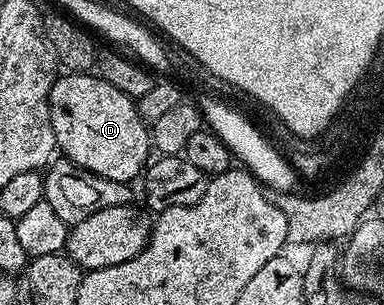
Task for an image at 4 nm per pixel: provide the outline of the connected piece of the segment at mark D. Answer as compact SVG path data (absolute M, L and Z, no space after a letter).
M65 72L62 75L62 78L61 75L54 77L49 93L51 128L60 153L98 178L106 178L109 182L132 183L132 178L142 173L143 167L151 158L151 130L139 116L136 101L107 84L107 80L96 73Z

